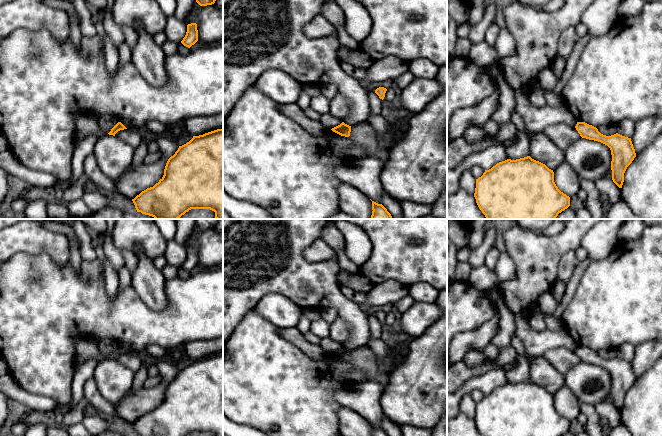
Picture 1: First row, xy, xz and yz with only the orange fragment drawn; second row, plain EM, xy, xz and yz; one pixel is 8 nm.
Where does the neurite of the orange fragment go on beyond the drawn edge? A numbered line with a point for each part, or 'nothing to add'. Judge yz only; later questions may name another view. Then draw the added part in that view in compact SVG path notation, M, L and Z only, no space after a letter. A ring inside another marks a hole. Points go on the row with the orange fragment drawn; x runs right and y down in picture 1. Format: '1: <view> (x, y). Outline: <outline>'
nothing to add

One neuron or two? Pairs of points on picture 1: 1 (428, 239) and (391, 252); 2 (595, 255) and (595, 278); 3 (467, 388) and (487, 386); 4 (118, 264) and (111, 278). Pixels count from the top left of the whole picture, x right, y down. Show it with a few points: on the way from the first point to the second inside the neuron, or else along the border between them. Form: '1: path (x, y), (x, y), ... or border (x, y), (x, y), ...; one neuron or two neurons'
1: path (420, 247), (406, 247), (401, 251); one neuron
2: border (614, 246), (605, 257), (591, 262); two neurons
3: path (472, 385), (482, 385); one neuron
4: border (106, 256), (118, 273); two neurons

